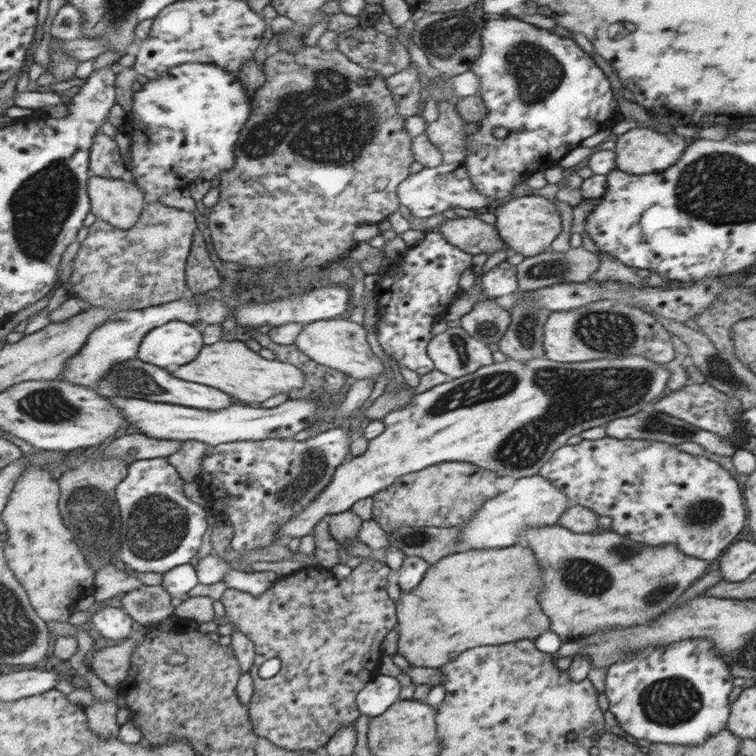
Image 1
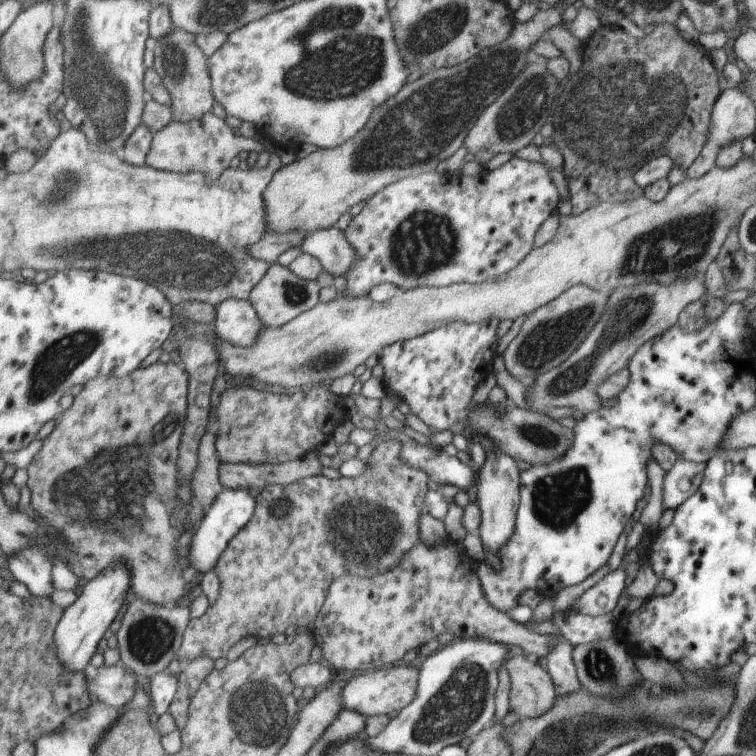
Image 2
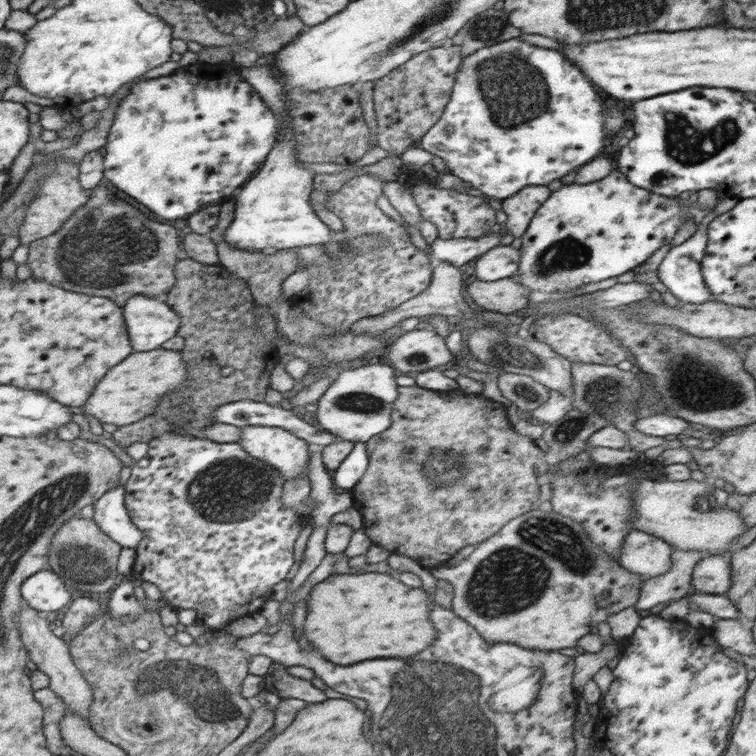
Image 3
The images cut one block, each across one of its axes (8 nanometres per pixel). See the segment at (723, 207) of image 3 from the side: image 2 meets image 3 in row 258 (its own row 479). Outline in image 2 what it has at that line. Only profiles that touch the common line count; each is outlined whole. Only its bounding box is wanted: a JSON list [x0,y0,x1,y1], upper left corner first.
[662,458,705,510]

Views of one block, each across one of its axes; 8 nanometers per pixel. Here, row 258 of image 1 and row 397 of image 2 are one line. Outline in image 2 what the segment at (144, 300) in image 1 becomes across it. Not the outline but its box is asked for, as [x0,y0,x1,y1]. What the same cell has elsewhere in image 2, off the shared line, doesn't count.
[27,361,190,605]

